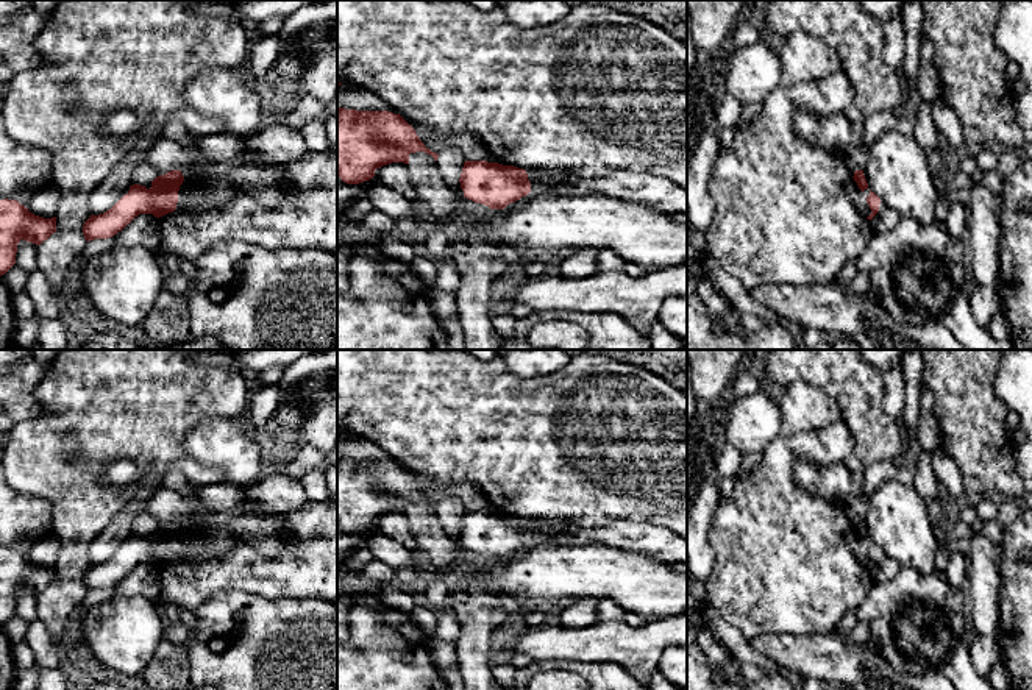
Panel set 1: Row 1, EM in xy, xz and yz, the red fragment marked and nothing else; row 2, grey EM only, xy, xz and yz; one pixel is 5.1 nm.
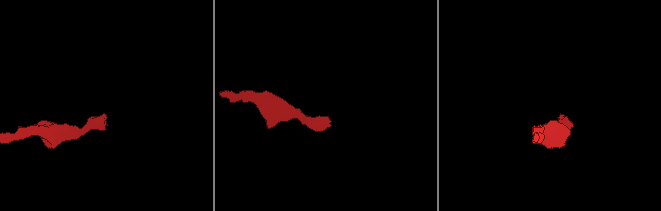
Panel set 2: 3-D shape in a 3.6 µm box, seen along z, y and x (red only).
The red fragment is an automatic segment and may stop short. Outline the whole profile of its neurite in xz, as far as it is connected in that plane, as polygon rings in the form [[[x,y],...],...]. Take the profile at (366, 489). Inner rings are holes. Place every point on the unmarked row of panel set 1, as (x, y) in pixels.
[[[337,456],[337,523],[347,534],[359,534],[375,526],[375,520],[392,514],[409,514],[409,504],[425,501],[437,510],[439,504],[425,496],[412,475],[389,461],[356,461]]]

